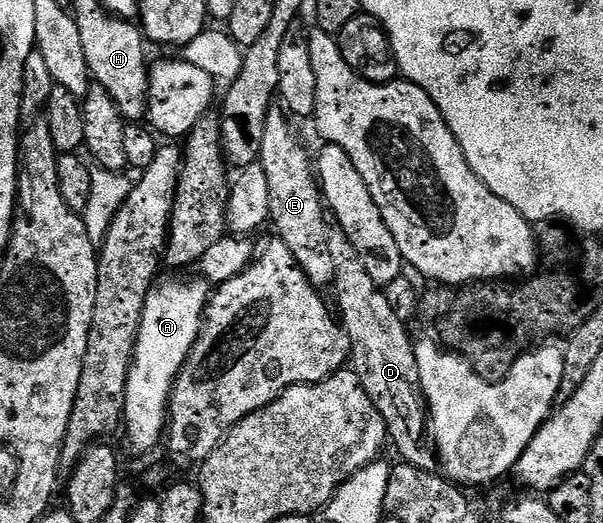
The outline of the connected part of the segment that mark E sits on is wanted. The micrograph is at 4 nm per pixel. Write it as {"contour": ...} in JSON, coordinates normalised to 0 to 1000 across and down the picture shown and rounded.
{"contour":[[[449,205],[439,228],[438,260],[433,264],[430,314],[443,335],[446,423],[458,436],[459,457],[478,470],[514,543],[524,553],[537,554],[552,545],[556,532],[556,509],[542,463],[546,430],[541,402],[516,300],[512,306],[479,233],[483,235],[476,216],[466,205]]]}

